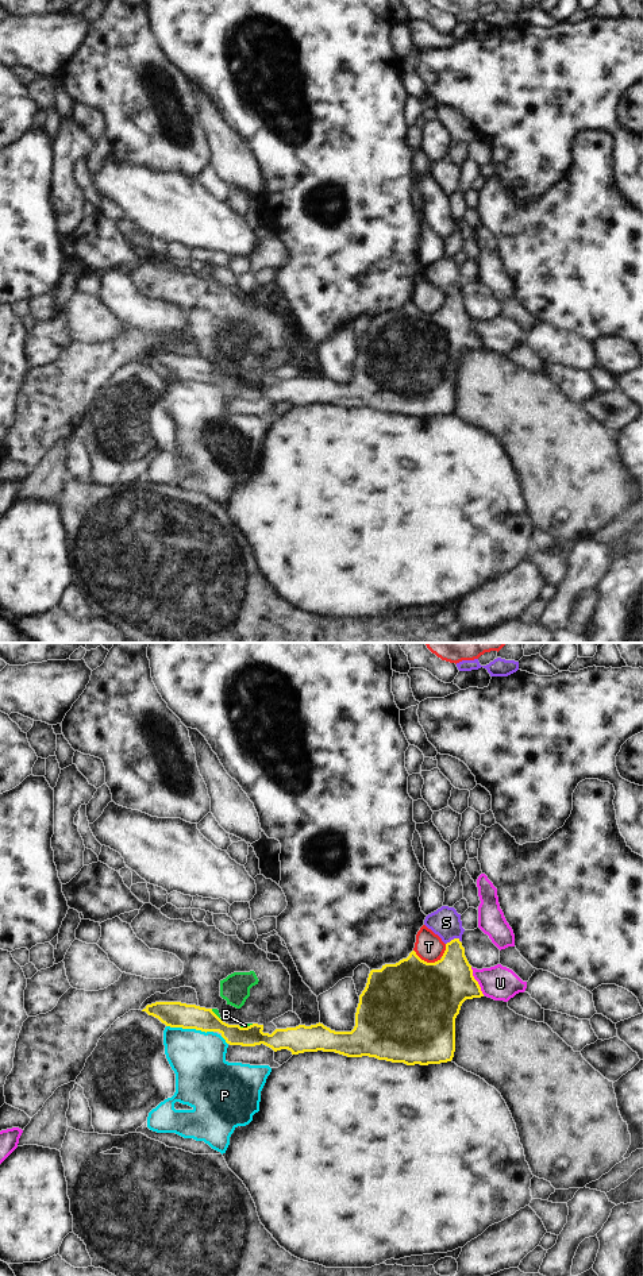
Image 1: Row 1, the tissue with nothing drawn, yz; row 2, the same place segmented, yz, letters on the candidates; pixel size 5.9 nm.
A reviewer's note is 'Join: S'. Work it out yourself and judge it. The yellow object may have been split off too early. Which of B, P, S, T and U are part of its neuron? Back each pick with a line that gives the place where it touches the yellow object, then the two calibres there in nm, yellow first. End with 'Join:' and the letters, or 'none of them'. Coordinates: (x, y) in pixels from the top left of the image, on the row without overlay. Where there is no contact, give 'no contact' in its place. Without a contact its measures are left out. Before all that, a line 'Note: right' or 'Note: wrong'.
Note: right
S: yz (454, 290) | 280/180 nm
Join: S

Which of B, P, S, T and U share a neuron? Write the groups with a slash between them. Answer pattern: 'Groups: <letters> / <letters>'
Groups: B / P / S / T / U.

